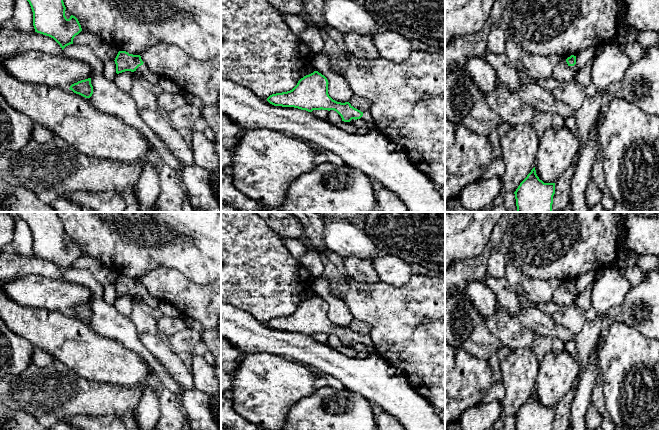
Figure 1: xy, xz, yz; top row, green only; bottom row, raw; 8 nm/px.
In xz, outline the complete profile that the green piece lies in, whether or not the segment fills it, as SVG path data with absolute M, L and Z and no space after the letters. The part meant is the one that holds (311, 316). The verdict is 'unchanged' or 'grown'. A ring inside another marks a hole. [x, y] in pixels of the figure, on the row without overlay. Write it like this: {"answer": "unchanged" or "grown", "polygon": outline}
{"answer": "grown", "polygon": "M314 295L301 302L290 315L272 318L267 325L274 330L294 331L312 336L313 334L334 334L344 346L360 343L368 348L369 353L375 353L370 336L361 336L349 326L341 327L333 324L328 318L327 302Z"}

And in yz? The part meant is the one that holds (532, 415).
{"answer": "unchanged", "polygon": "M534 391L514 418L516 430L552 430L555 407L540 404Z"}

